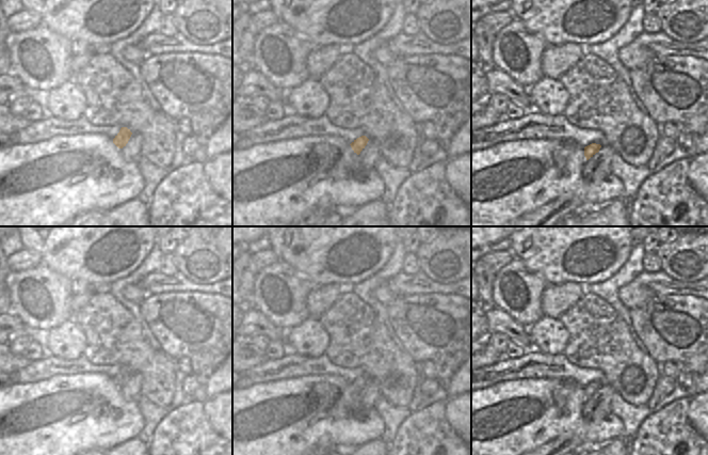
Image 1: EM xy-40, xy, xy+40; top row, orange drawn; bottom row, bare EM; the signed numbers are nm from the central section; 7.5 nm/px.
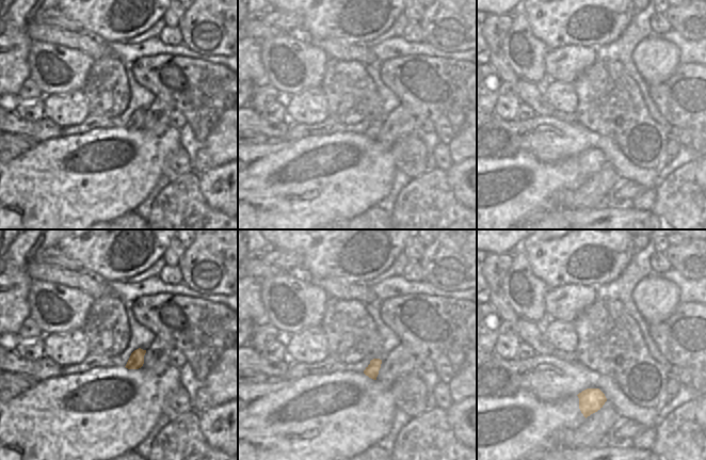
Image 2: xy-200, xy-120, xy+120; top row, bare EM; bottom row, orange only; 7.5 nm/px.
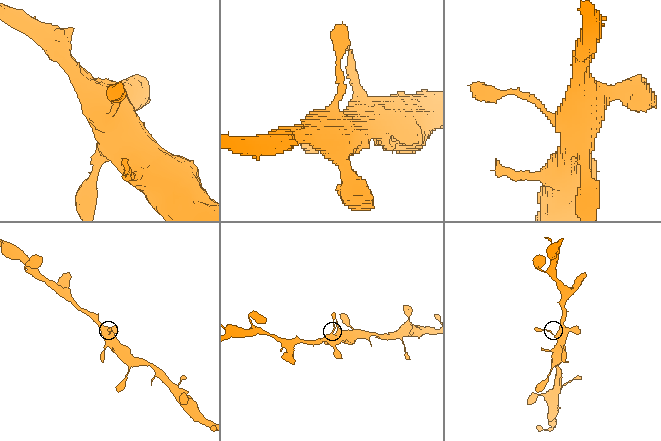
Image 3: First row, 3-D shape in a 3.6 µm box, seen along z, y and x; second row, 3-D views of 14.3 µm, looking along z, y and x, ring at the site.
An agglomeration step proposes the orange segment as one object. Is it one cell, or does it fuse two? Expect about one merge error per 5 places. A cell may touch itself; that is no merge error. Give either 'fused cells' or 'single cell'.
single cell

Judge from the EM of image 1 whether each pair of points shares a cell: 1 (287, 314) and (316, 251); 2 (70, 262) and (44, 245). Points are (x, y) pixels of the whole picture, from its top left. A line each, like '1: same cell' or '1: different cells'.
1: different cells
2: same cell

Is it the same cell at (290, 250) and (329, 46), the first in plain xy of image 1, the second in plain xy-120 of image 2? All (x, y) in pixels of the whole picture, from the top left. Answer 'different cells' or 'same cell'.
different cells

